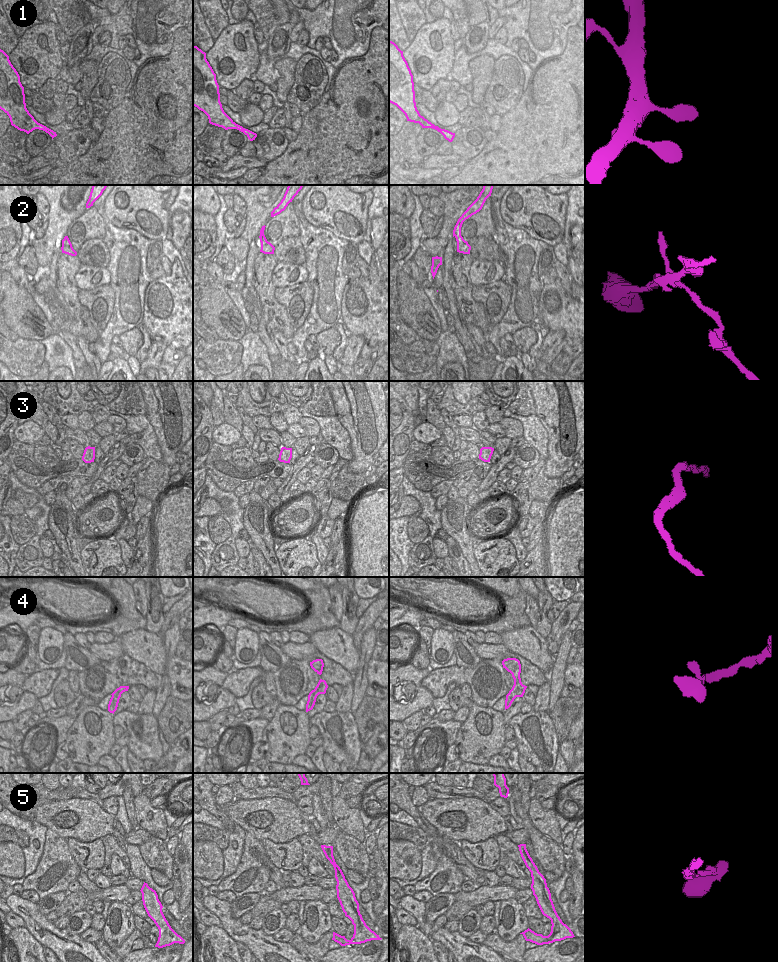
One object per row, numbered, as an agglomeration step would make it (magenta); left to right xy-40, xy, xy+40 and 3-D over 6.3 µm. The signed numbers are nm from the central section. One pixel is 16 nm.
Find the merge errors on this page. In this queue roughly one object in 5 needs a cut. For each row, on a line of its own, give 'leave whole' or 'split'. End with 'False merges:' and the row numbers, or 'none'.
1: leave whole
2: split
3: split
4: leave whole
5: leave whole
False merges: 2, 3

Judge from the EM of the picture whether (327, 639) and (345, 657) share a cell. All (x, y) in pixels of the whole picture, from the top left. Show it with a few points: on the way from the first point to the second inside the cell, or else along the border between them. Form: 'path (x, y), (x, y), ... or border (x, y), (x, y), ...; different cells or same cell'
path (331, 643), (341, 653); same cell

